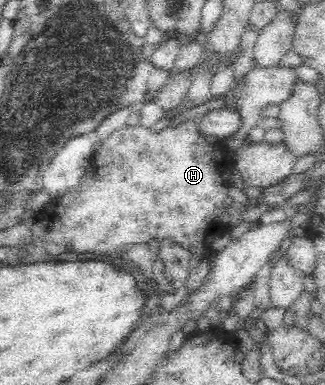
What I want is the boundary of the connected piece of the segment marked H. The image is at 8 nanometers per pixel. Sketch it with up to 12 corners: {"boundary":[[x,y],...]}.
{"boundary":[[195,119],[126,122],[30,227],[37,252],[123,258],[227,227],[235,152]]}

